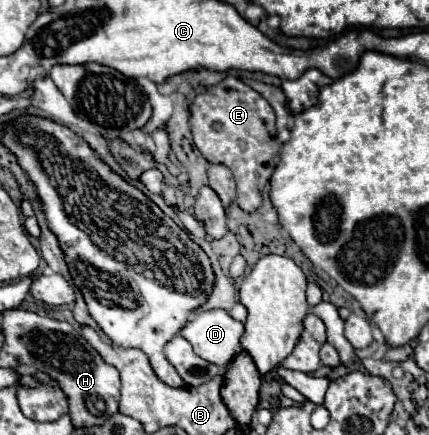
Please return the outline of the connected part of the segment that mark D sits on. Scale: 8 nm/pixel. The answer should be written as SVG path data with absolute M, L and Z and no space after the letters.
M208 310L188 322L180 334L192 344L200 358L216 364L224 372L242 352L242 332L244 324L234 320L226 310Z

